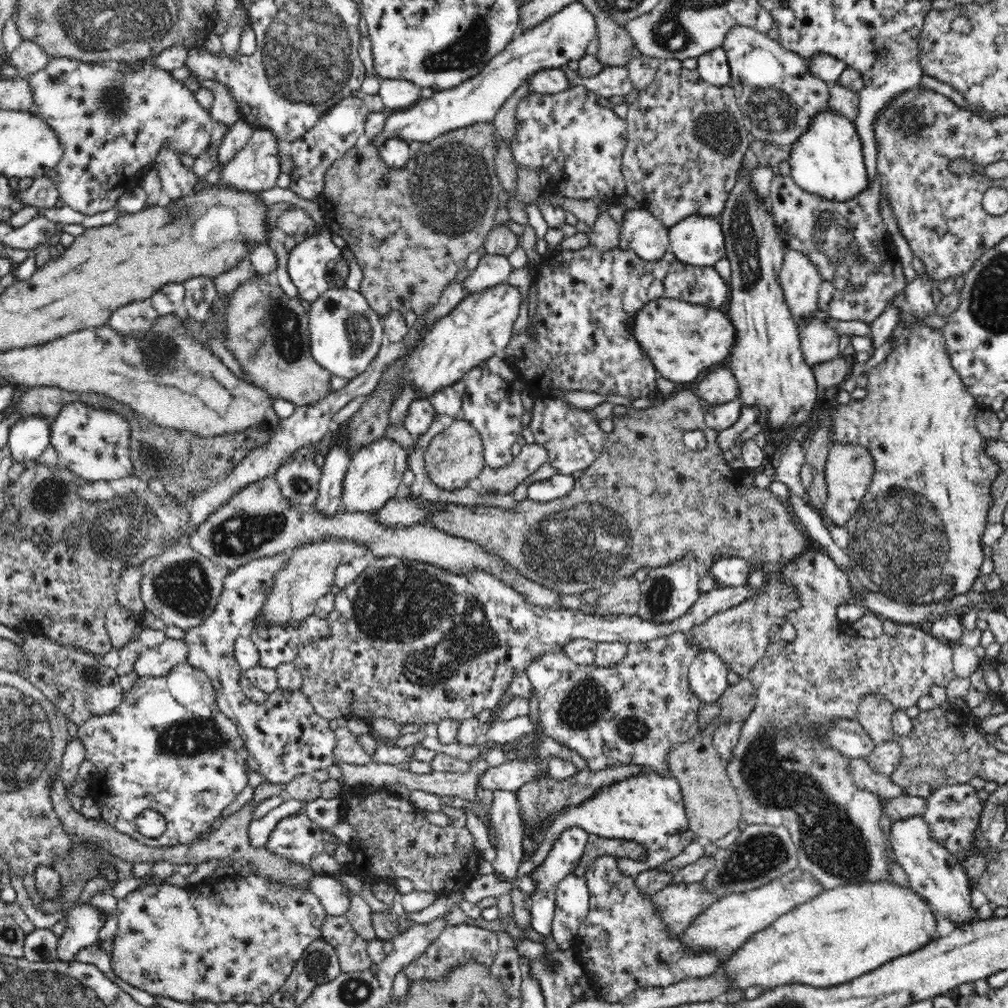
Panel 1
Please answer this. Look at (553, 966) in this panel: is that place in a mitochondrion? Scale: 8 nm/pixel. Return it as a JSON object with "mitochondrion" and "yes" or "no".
{"mitochondrion":"yes"}

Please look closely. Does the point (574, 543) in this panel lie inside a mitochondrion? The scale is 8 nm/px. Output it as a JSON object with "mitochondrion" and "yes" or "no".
{"mitochondrion":"yes"}

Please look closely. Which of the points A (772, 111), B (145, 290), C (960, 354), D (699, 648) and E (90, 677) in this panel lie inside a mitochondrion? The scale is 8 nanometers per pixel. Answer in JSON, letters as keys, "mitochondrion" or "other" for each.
{"A":"mitochondrion","B":"other","C":"other","D":"other","E":"mitochondrion"}

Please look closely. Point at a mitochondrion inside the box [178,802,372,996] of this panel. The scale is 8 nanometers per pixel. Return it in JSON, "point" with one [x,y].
{"point":[315,961]}

